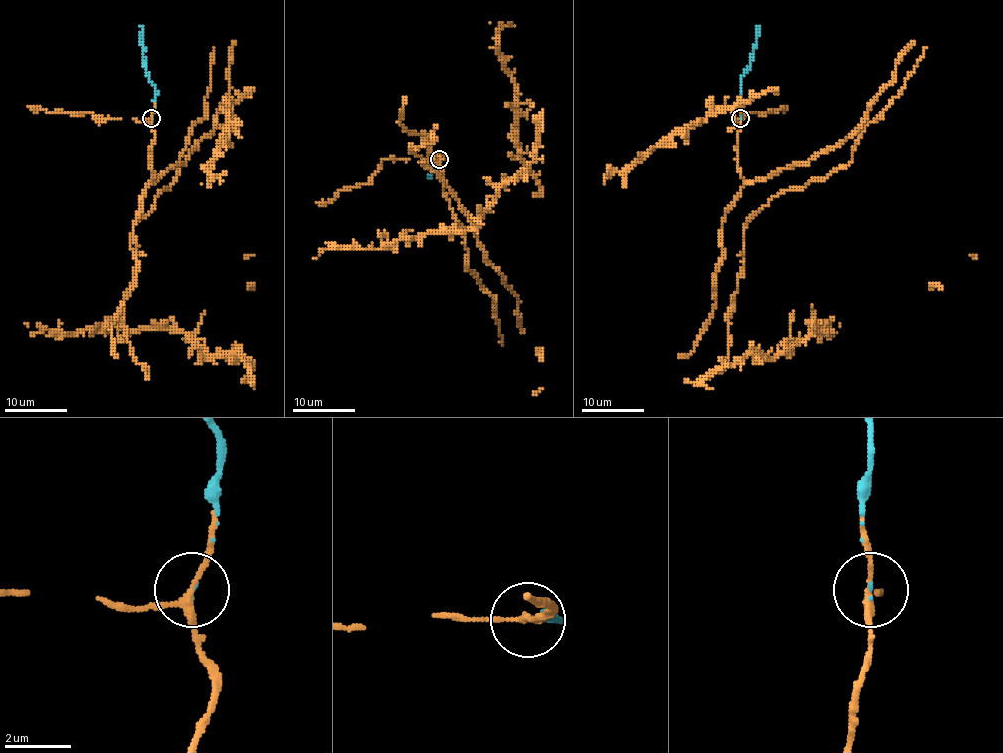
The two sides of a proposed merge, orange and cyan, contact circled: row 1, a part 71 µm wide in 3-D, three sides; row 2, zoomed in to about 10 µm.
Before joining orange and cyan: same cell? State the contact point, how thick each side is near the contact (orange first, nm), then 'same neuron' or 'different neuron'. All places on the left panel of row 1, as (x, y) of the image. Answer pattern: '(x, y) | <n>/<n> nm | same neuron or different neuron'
(151, 118) | 170/40 nm | same neuron

